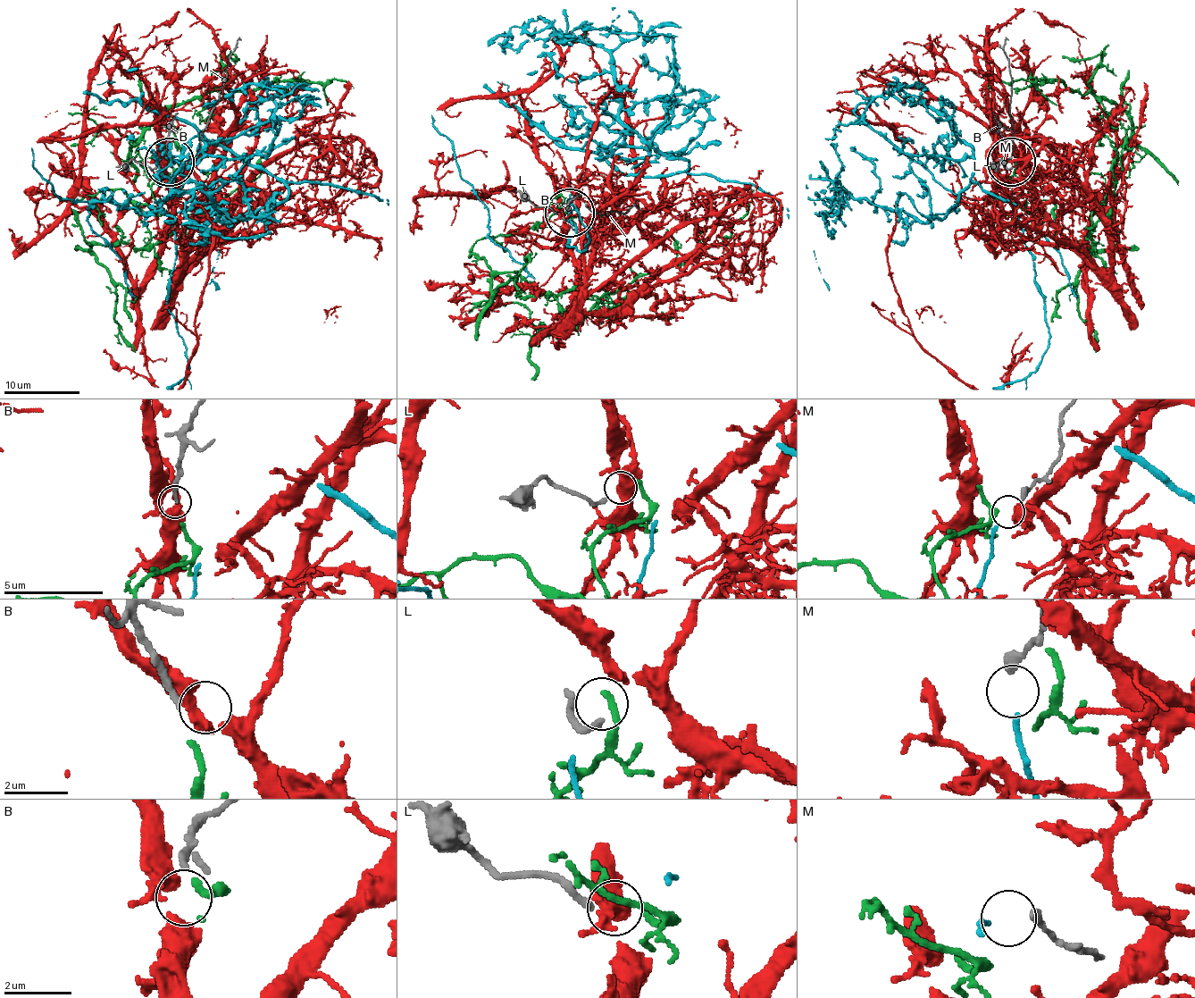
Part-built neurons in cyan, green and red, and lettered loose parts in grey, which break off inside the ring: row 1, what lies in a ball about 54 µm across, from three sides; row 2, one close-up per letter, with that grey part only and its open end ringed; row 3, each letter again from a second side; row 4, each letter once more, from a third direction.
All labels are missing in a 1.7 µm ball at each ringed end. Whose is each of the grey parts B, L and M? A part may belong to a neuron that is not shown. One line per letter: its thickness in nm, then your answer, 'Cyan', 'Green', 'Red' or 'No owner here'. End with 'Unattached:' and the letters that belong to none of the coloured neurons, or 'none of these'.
B: Thickness 190 nm. Red
L: Thickness 220 nm. No owner here
M: Thickness 300 nm. Cyan
Unattached: L

